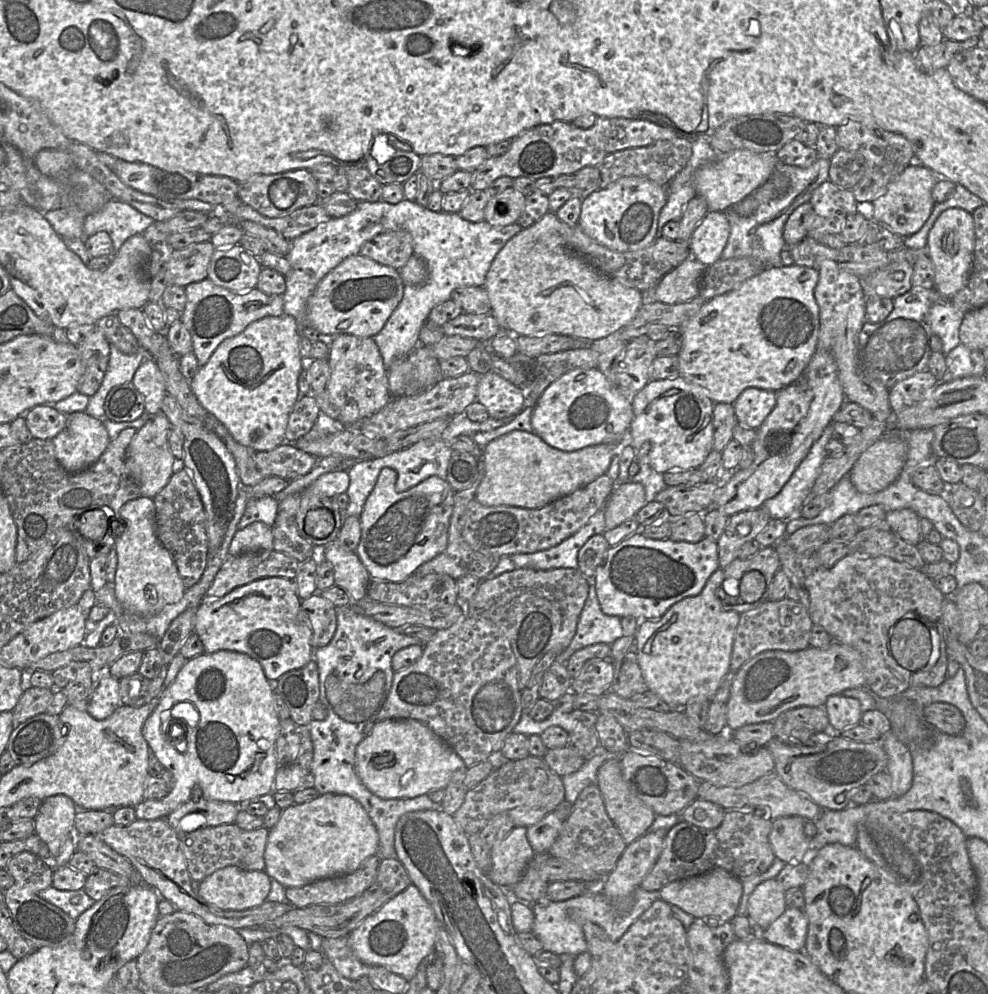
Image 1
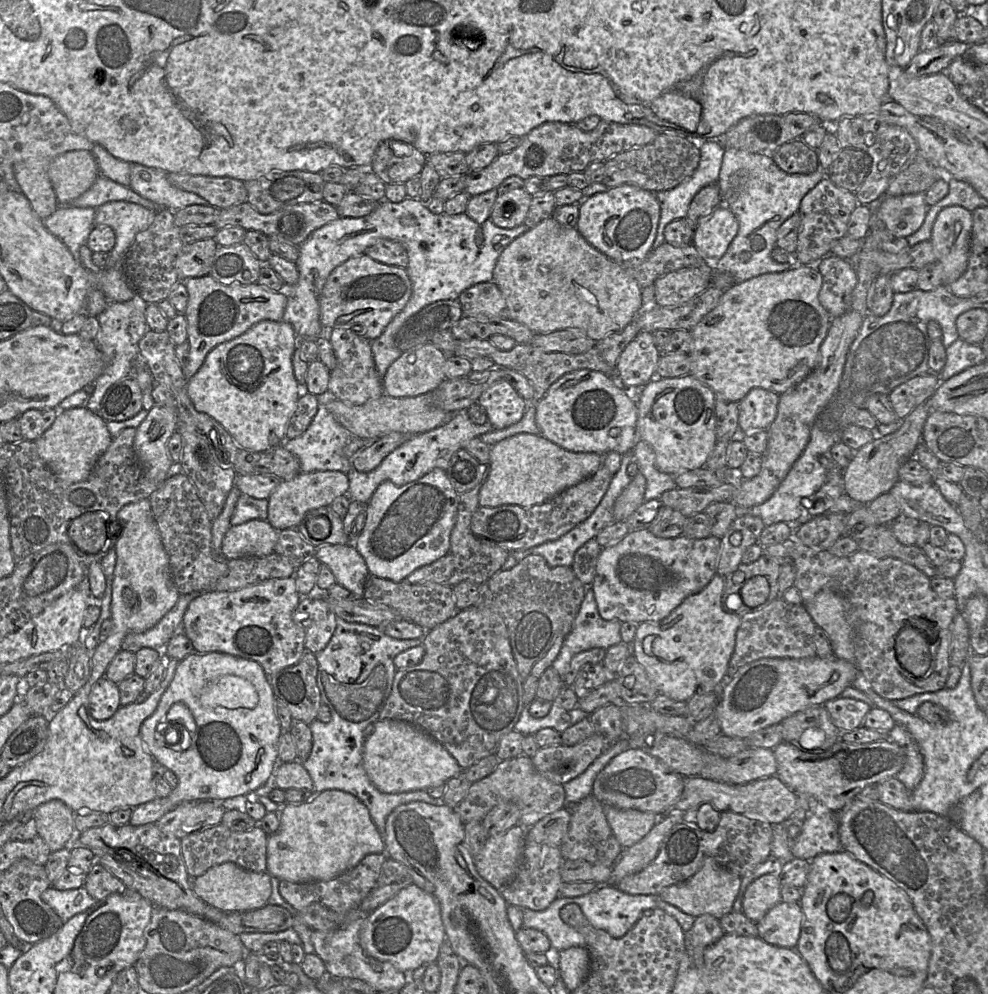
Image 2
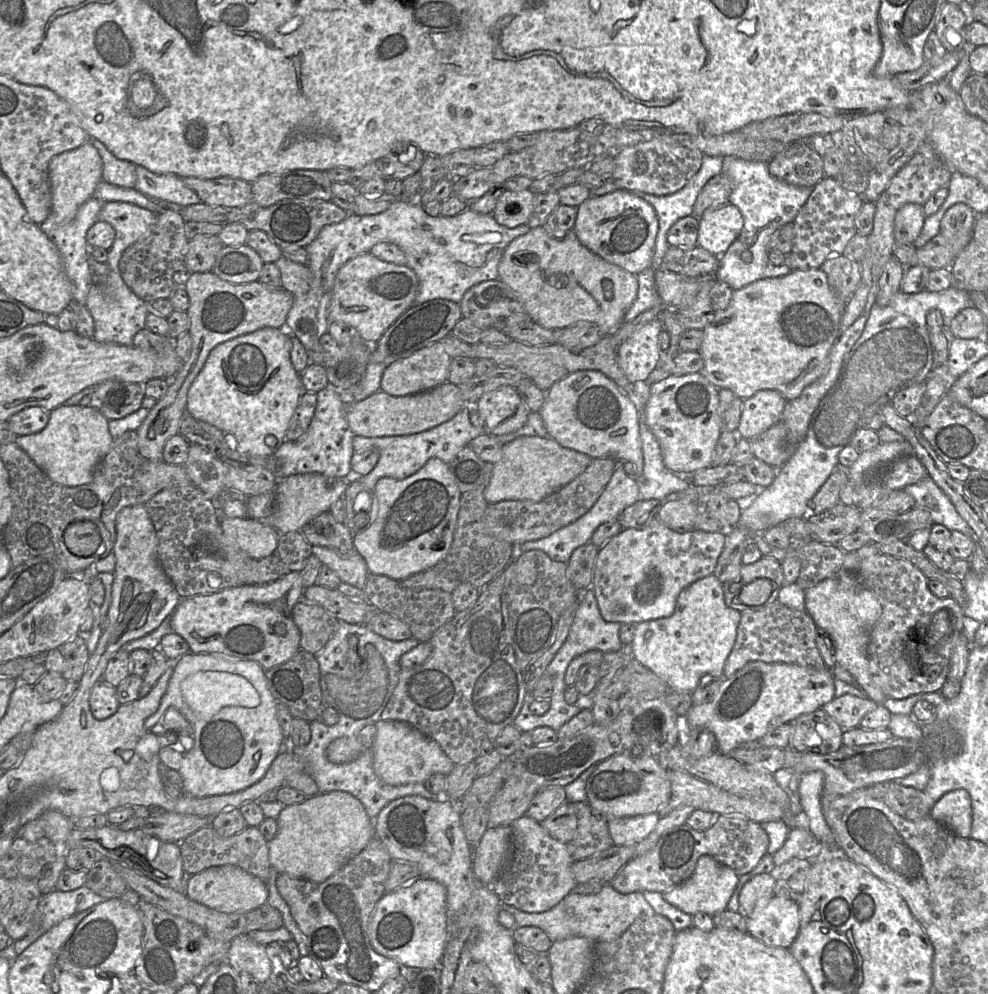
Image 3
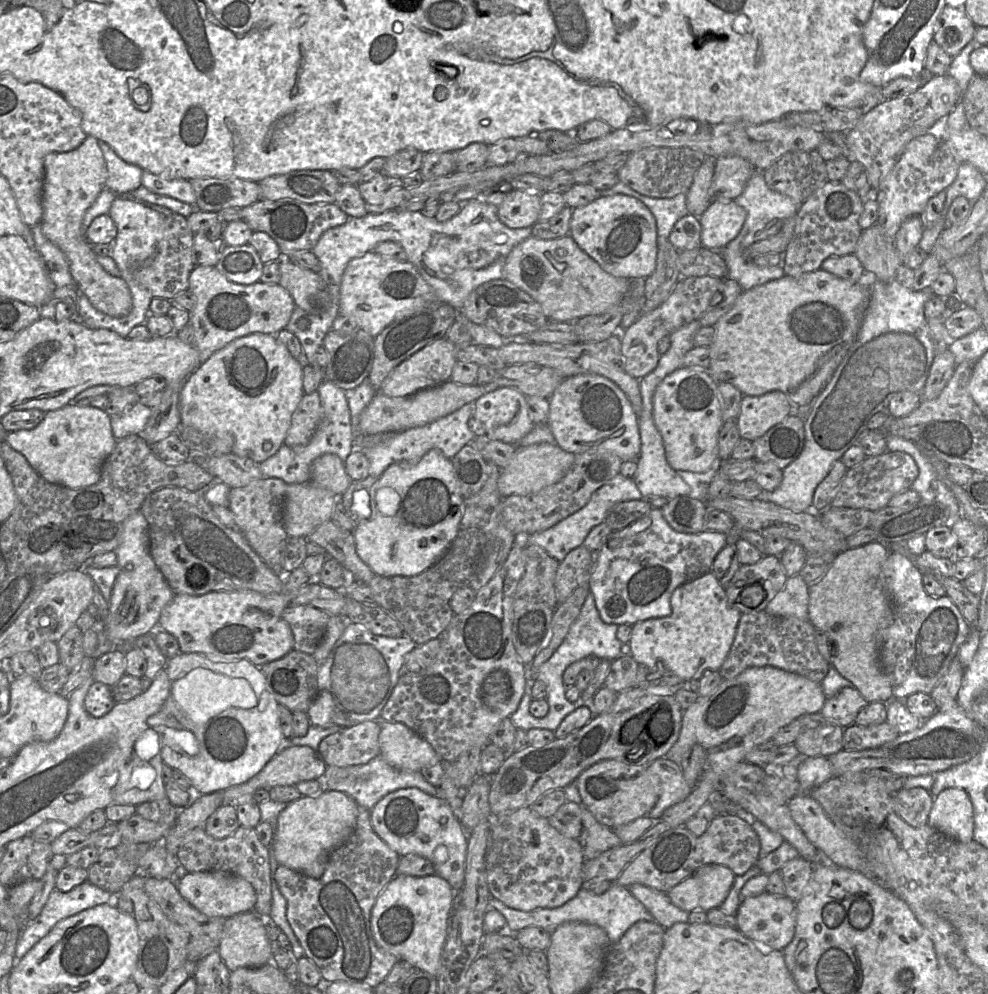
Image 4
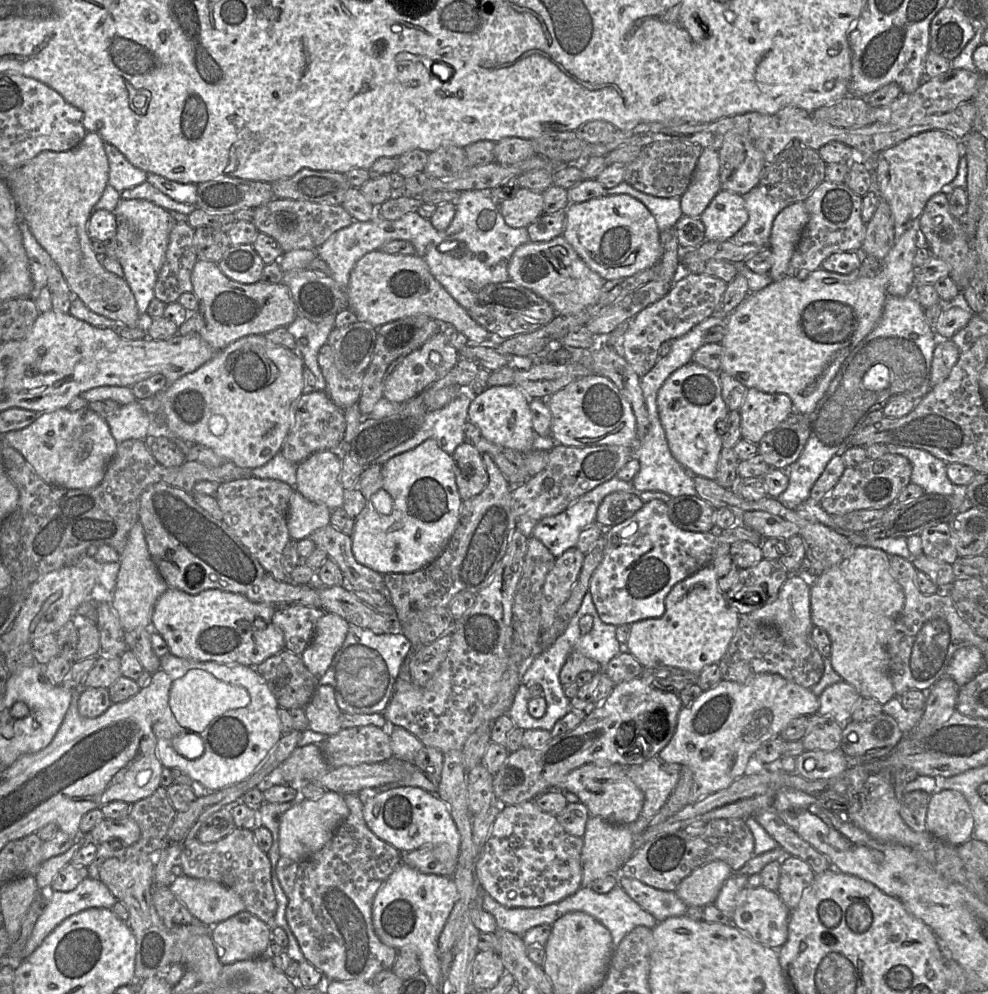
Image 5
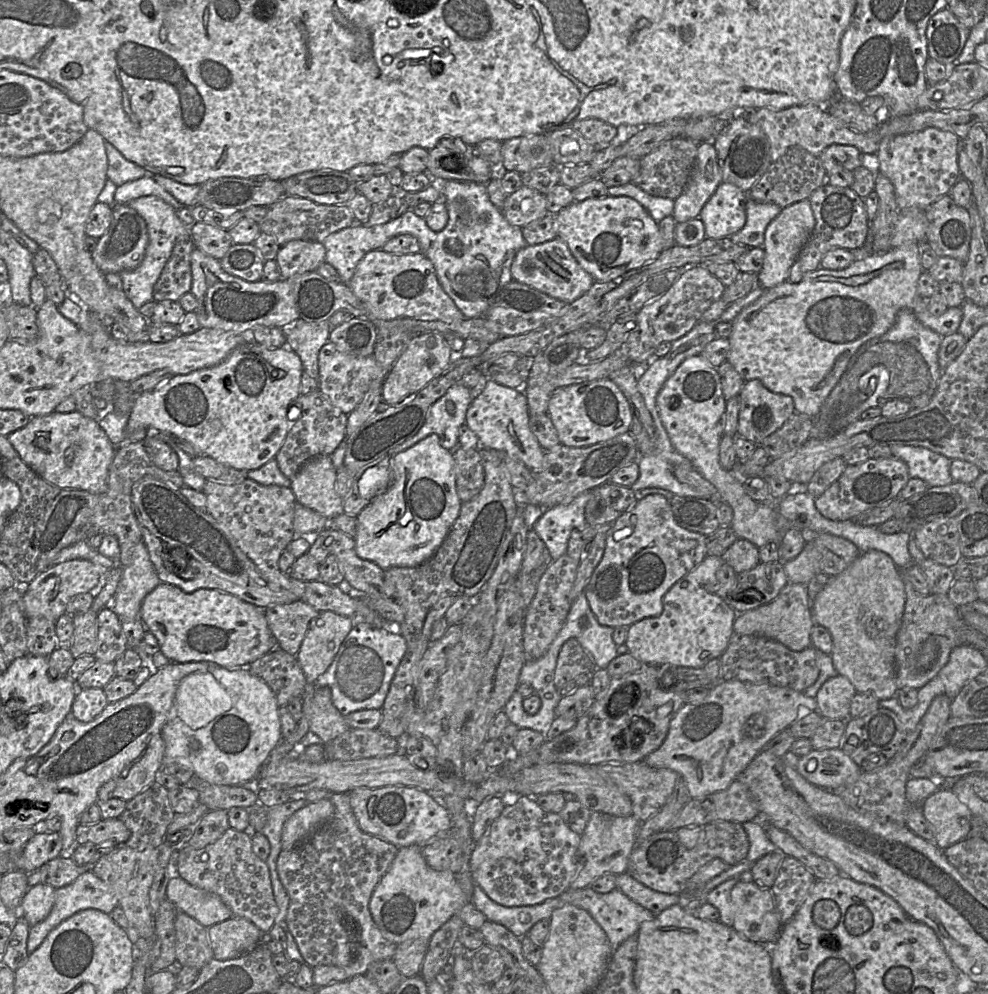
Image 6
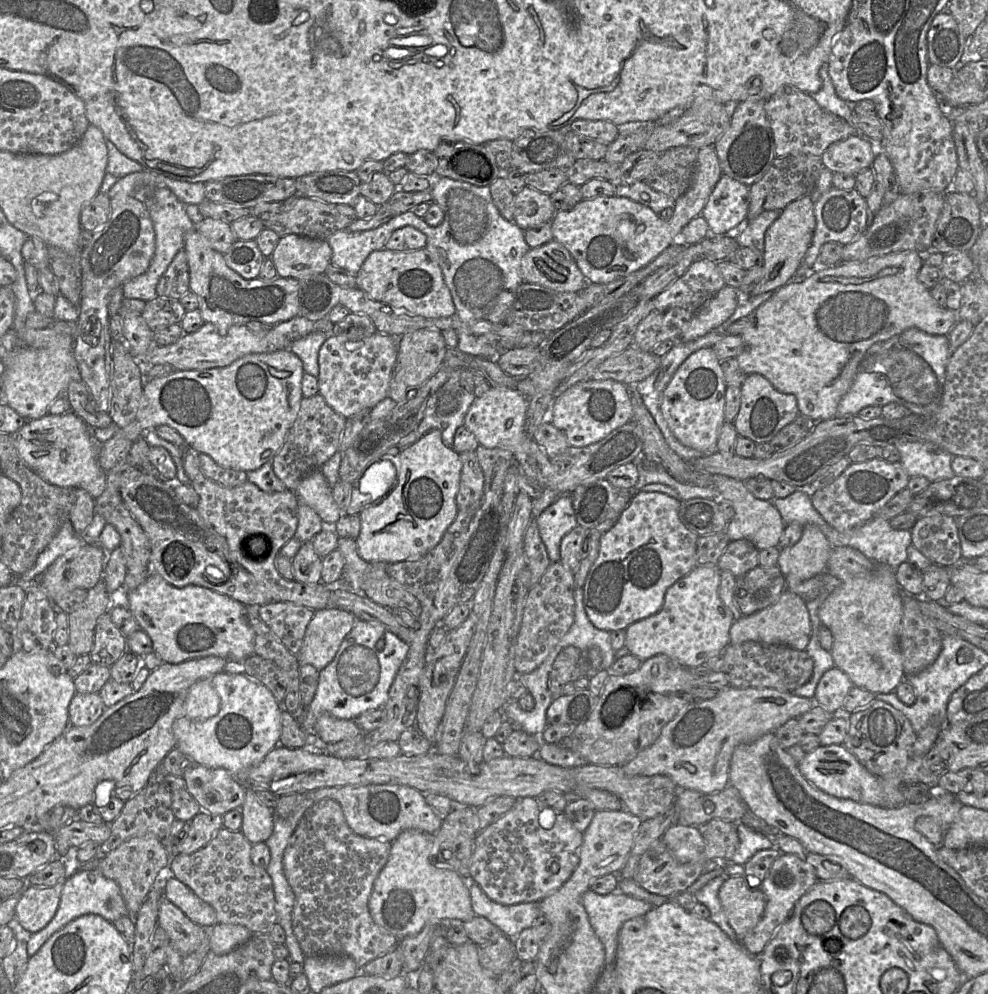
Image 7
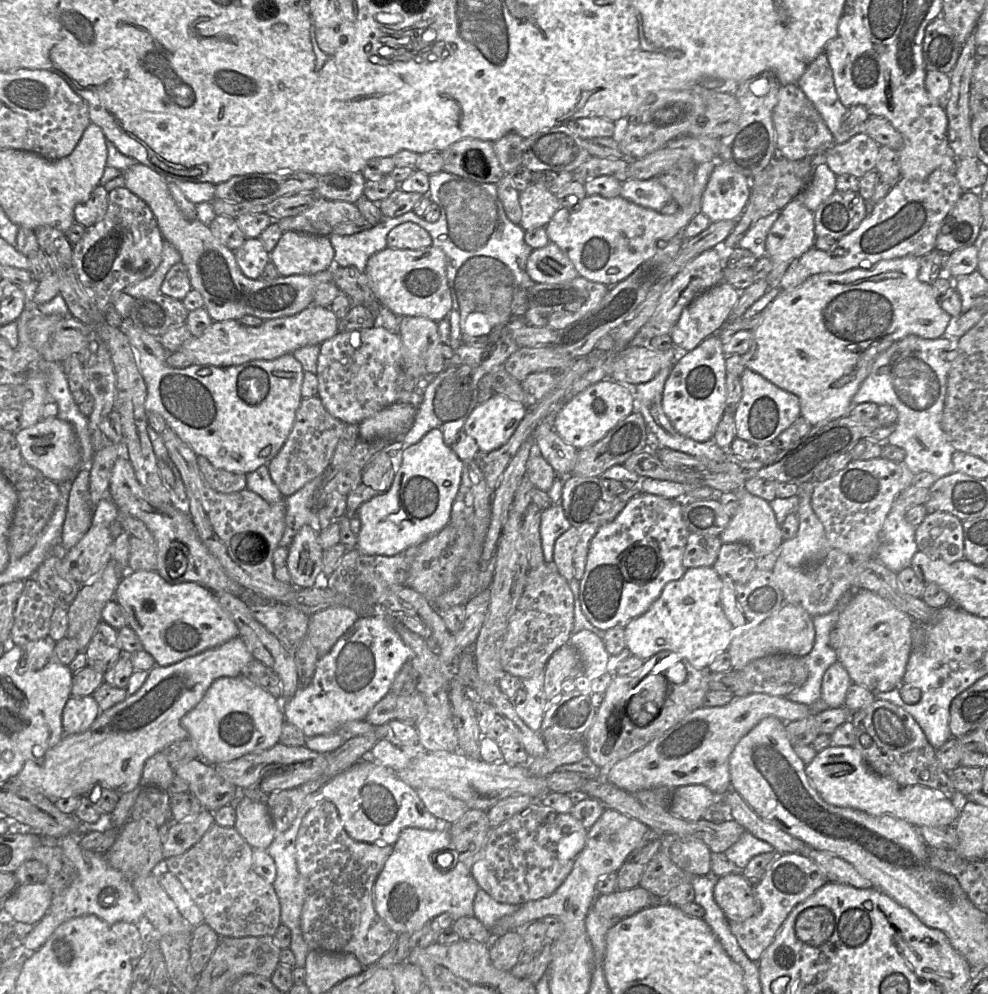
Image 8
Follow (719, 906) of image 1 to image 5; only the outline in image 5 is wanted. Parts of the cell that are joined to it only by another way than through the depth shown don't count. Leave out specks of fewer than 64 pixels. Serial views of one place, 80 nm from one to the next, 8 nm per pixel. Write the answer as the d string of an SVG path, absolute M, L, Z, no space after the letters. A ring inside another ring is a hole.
M712 861L694 869L675 890L689 907L714 904L722 886L732 876L732 870L723 861Z

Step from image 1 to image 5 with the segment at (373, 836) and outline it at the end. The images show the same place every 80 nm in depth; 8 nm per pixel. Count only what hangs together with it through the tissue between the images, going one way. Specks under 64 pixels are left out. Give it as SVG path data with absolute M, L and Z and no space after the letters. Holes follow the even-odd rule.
M326 791L318 799L301 799L283 813L279 824L280 856L293 861L303 861L321 850L334 836L338 827L349 814L349 809L340 793Z

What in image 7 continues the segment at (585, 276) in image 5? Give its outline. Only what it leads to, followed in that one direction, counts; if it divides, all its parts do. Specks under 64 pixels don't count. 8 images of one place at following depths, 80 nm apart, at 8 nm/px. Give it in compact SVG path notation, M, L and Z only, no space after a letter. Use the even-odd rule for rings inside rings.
M554 239L525 253L521 275L523 282L562 292L579 292L588 283L570 252Z

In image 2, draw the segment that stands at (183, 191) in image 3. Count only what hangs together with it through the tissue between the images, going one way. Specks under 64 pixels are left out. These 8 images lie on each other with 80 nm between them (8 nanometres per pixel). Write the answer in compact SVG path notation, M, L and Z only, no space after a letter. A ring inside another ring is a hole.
M137 163L129 164L129 188L141 197L153 202L157 207L177 211L190 205L210 205L197 194L171 185L167 179L167 173L170 172Z

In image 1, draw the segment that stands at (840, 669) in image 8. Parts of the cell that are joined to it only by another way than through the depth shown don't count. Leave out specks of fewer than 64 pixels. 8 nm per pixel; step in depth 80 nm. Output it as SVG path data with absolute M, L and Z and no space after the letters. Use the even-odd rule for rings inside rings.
M832 695L827 699L824 709L831 729L836 733L861 723L863 712L860 702L855 698Z

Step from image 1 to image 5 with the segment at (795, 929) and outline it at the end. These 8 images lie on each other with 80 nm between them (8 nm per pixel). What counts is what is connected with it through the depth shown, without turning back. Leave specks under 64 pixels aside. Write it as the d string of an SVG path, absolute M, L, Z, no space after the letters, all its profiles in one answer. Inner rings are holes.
M743 888L736 896L736 905L731 924L754 942L773 949L779 949L788 937L788 921L791 911L777 892L763 888Z

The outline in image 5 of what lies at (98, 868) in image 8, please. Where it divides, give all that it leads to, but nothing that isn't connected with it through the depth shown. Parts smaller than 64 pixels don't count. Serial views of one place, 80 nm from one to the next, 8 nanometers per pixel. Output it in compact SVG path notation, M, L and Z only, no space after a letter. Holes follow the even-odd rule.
M82 880L69 892L48 890L43 910L38 917L23 951L23 959L31 955L44 939L65 919L89 908L111 909L118 900L100 880Z

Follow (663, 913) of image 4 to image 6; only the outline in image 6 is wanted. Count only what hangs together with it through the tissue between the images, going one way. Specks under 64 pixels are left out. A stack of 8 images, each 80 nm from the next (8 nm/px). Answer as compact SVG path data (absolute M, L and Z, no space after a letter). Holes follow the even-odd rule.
M627 871L617 875L617 888L655 916L670 906L683 902L681 895L653 890L633 878Z

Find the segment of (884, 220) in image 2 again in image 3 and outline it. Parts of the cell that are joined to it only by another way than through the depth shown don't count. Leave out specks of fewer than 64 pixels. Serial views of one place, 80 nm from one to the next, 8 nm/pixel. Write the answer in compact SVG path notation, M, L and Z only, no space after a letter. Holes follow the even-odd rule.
M907 203L896 213L894 237L898 243L913 243L919 236L926 216L923 205Z

